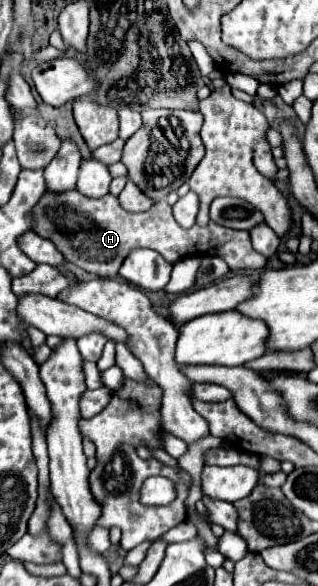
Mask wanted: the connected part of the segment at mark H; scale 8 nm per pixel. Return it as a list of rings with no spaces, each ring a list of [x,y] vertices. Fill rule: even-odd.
[[[78,190],[64,194],[44,194],[34,208],[36,232],[48,238],[64,254],[64,258],[78,268],[102,278],[114,278],[126,254],[134,248],[150,248],[160,252],[170,264],[190,256],[220,256],[230,270],[262,270],[266,258],[252,248],[250,234],[244,230],[230,230],[210,222],[206,228],[192,226],[184,230],[172,216],[172,206],[166,200],[154,202],[148,212],[130,214],[120,208],[118,198],[106,194],[104,198],[86,198]]]

